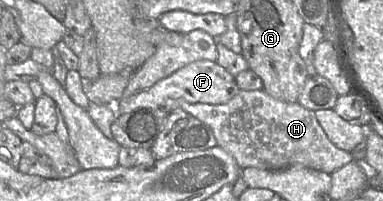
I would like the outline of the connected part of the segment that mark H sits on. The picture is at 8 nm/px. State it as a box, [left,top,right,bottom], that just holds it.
[163,90,354,174]

